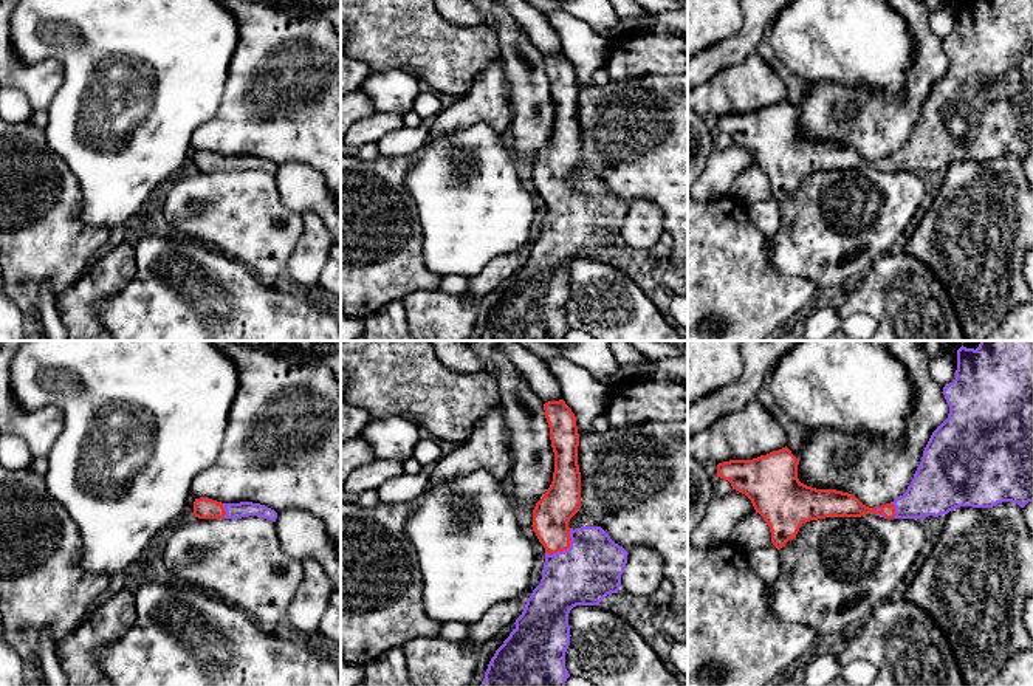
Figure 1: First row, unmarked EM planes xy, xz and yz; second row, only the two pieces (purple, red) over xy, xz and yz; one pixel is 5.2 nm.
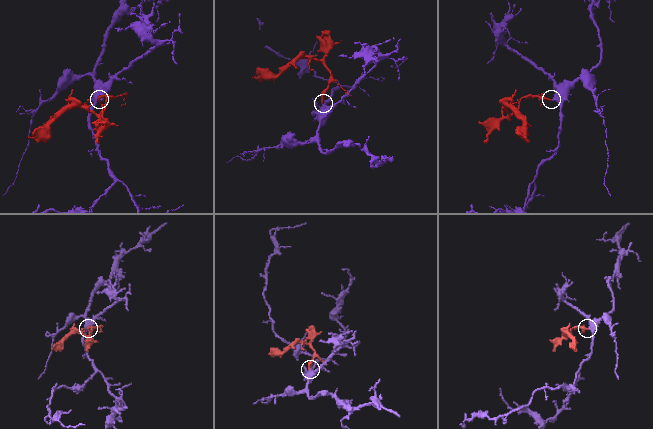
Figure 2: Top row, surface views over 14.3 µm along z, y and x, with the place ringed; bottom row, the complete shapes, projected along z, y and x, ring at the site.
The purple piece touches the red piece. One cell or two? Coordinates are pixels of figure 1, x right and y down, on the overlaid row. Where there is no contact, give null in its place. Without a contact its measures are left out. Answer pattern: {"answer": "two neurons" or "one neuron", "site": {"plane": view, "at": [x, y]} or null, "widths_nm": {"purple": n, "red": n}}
{"answer": "one neuron", "site": {"plane": "xz", "at": [566, 550]}, "widths_nm": {"purple": 320, "red": 190}}

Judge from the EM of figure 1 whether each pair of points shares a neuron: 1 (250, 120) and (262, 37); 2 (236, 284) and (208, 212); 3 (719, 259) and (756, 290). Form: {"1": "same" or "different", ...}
{"1": "same", "2": "different", "3": "same"}

